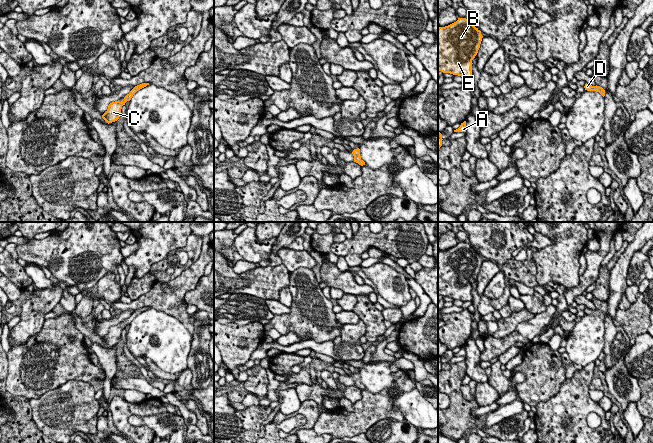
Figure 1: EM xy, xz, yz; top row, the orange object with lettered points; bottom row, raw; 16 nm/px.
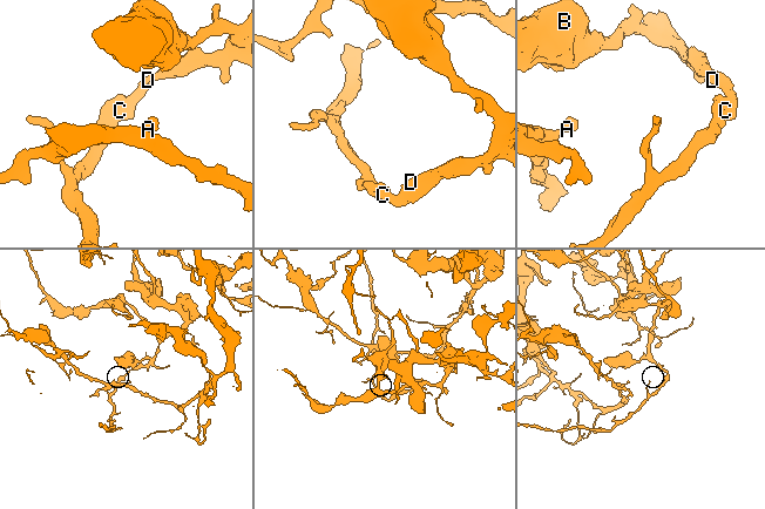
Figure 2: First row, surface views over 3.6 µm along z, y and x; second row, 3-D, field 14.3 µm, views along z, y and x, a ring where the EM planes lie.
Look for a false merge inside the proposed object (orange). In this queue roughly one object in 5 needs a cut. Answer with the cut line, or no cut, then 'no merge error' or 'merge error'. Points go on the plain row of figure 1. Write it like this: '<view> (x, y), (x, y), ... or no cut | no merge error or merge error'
no cut | no merge error

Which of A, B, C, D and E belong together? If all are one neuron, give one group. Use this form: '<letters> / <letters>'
A B C D E

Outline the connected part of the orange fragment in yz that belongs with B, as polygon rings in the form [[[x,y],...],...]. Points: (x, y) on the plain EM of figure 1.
[[[466,242],[438,251],[438,295],[472,301],[472,284],[482,265],[481,255]]]

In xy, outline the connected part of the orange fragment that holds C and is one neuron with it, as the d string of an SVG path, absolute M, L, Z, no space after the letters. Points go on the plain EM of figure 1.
M142 307L135 310L129 318L124 321L124 325L115 325L109 328L107 335L102 339L102 342L109 348L115 346L119 343L121 339L122 330L125 329L127 325L130 325L133 319L140 313L146 311L149 307Z

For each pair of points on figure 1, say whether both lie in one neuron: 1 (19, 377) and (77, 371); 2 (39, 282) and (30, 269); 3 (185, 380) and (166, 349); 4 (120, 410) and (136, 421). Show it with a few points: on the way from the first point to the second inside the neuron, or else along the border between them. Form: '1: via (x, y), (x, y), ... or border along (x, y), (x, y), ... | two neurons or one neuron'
1: via (33, 374), (39, 374), (42, 371), (63, 371) | one neuron
2: via (39, 279), (33, 272) | one neuron
3: border along (187, 367), (178, 376) | two neurons
4: border along (152, 414), (144, 416), (131, 415), (127, 421) | two neurons

